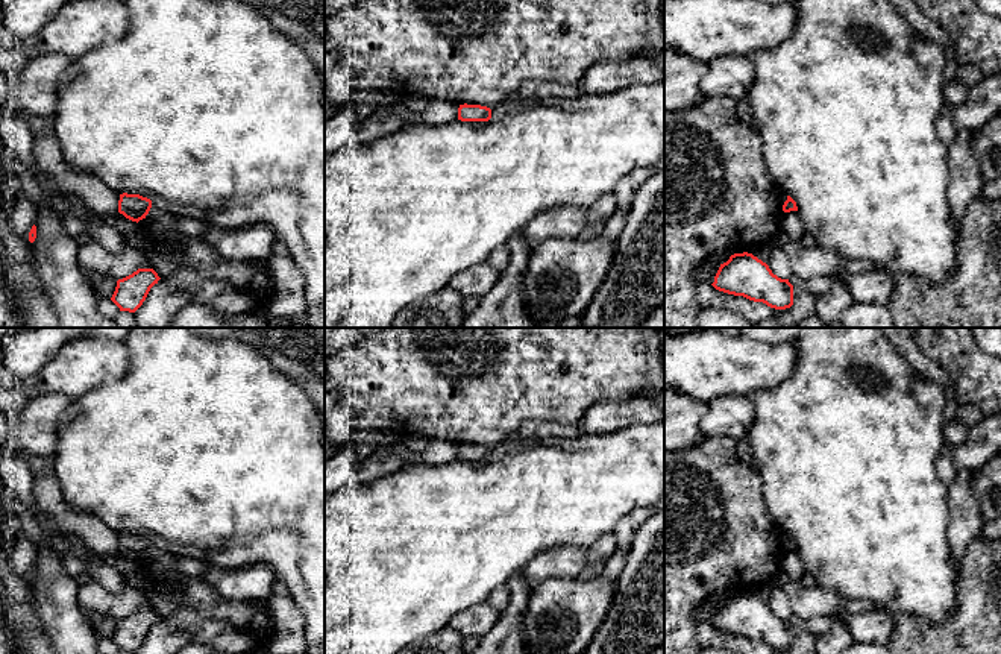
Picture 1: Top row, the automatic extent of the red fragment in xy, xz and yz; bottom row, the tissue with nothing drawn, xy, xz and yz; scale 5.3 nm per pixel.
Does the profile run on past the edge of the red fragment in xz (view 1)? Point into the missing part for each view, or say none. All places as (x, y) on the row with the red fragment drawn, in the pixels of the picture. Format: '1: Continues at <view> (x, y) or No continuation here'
1: No continuation here

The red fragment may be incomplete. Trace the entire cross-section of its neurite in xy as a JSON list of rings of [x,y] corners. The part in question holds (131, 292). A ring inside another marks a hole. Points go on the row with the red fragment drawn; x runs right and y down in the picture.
[[[138,269],[132,275],[117,281],[111,300],[120,311],[135,313],[159,279],[153,269]]]

